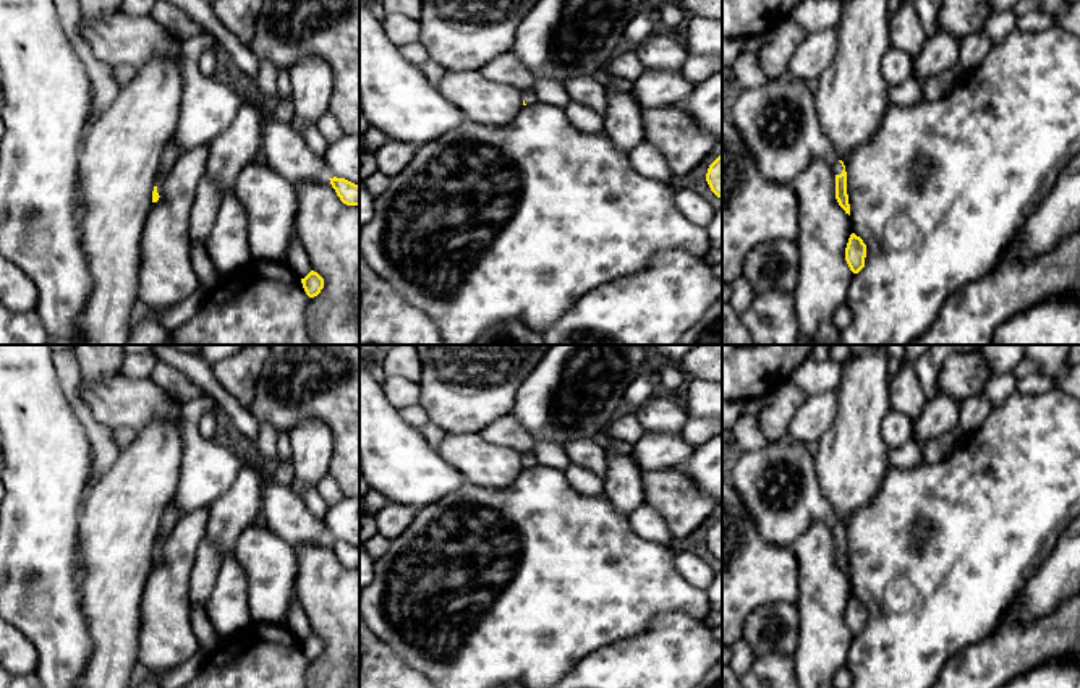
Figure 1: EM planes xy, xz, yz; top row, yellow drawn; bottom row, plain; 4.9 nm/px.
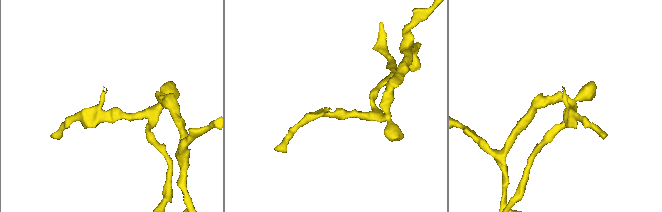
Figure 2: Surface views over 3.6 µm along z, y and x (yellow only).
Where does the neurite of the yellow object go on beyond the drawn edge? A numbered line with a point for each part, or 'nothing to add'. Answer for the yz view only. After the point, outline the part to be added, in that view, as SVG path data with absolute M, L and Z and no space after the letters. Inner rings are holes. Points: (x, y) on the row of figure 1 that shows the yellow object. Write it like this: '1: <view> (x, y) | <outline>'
1: yz (779, 123) | M785 74L743 89L730 118L759 173L771 181L793 186L811 160L826 162L834 175L844 170L823 131L806 81Z

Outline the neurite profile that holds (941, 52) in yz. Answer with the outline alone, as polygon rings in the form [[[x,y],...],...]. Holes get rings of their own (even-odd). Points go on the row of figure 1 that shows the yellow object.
[[[939,29],[931,37],[926,37],[920,53],[913,57],[913,76],[925,81],[942,71],[959,68],[960,53],[960,39]]]

